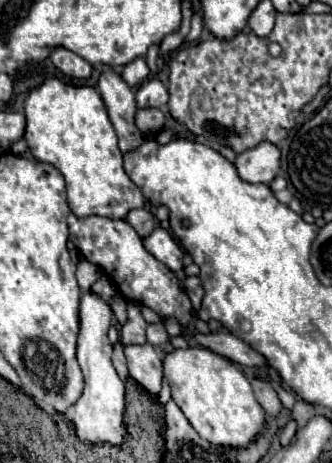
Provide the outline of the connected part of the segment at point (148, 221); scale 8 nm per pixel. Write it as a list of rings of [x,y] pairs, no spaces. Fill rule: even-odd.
[[[132,209],[126,215],[126,221],[136,229],[136,233],[140,237],[146,237],[146,235],[150,235],[150,231],[154,231],[154,219],[148,209]]]

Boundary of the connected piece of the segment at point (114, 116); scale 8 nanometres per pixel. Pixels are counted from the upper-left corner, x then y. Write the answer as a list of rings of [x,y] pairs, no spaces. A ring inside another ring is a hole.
[[[102,65],[102,73],[98,79],[98,91],[104,99],[110,121],[116,129],[120,151],[122,153],[132,151],[144,139],[142,133],[138,131],[138,127],[134,127],[136,101],[134,101],[132,89],[112,67]]]

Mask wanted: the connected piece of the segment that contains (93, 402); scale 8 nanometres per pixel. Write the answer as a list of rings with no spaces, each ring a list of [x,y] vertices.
[[[84,291],[80,297],[80,333],[78,333],[78,349],[76,359],[84,375],[84,391],[80,399],[70,407],[66,418],[76,425],[76,435],[84,443],[98,443],[108,441],[112,445],[120,445],[124,439],[124,383],[118,377],[110,357],[112,357],[112,343],[108,341],[108,327],[112,323],[112,309],[100,295],[92,291]]]

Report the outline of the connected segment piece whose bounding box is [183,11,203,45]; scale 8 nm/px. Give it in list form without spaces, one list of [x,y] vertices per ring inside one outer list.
[[[200,11],[194,12],[191,19],[191,27],[188,36],[186,37],[184,44],[193,43],[197,41],[203,30],[203,18]]]

